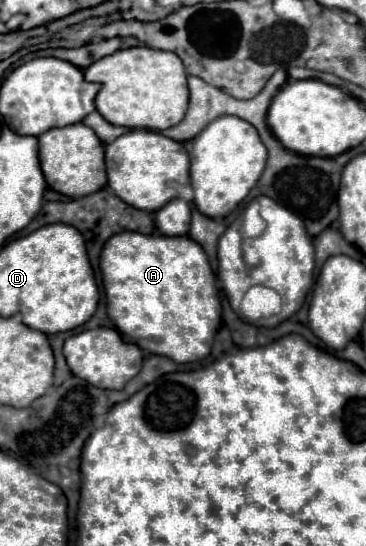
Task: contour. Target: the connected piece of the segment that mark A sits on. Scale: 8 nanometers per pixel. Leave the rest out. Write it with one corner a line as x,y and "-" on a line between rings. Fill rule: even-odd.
122,231
106,241
100,269
108,299
108,319
126,341
176,363
198,361
210,353
214,333
220,327
222,305
208,257
194,239

